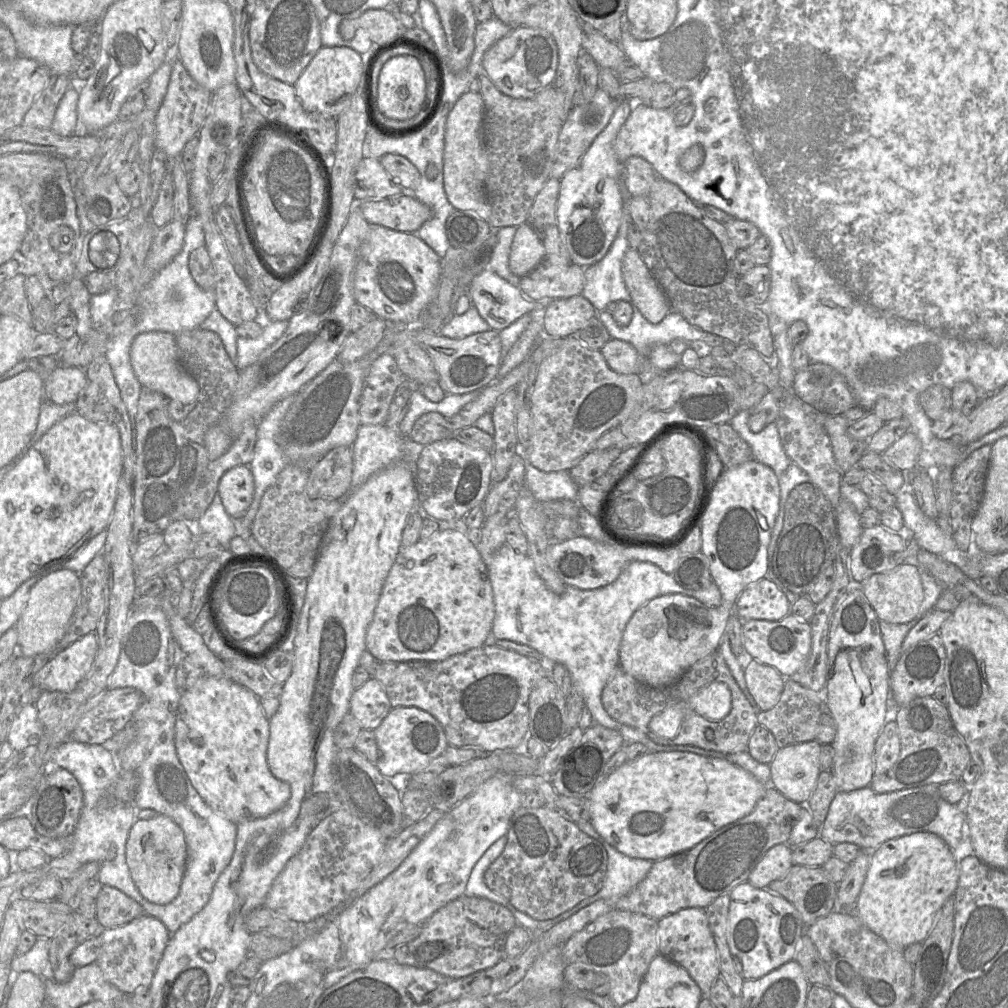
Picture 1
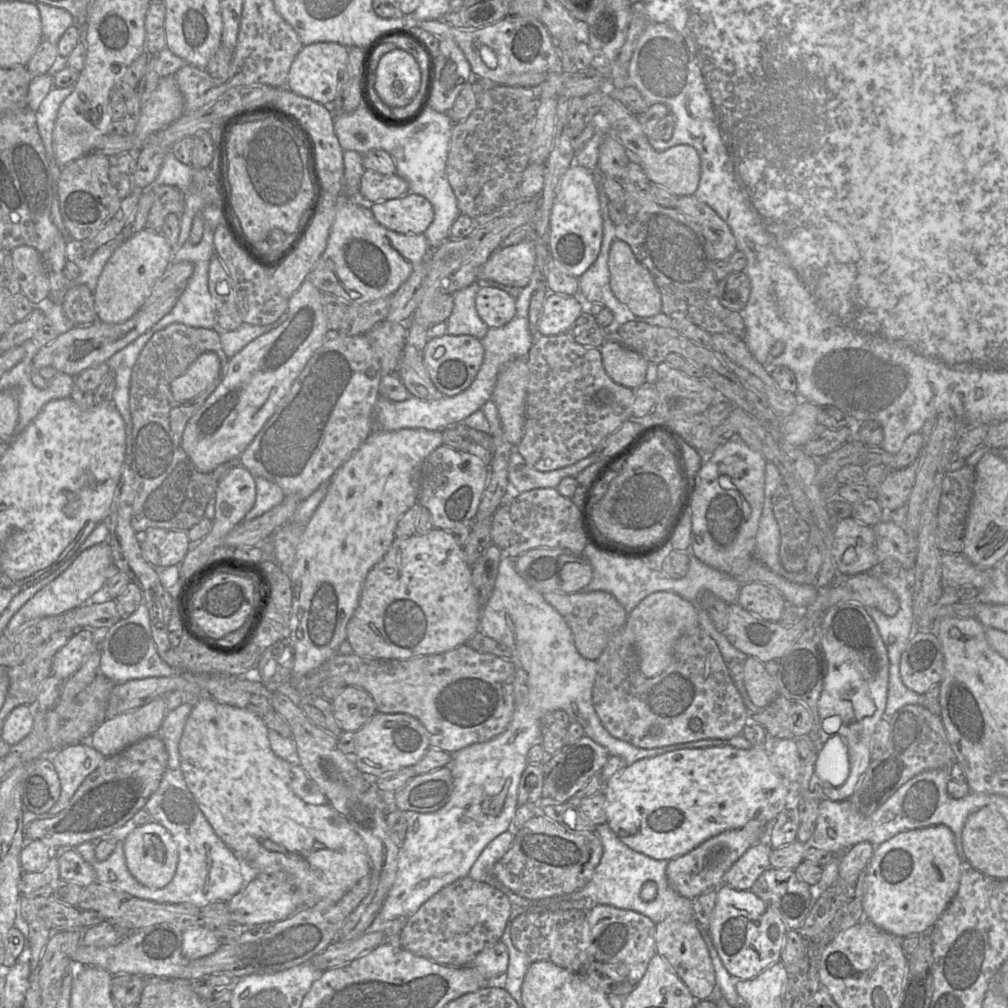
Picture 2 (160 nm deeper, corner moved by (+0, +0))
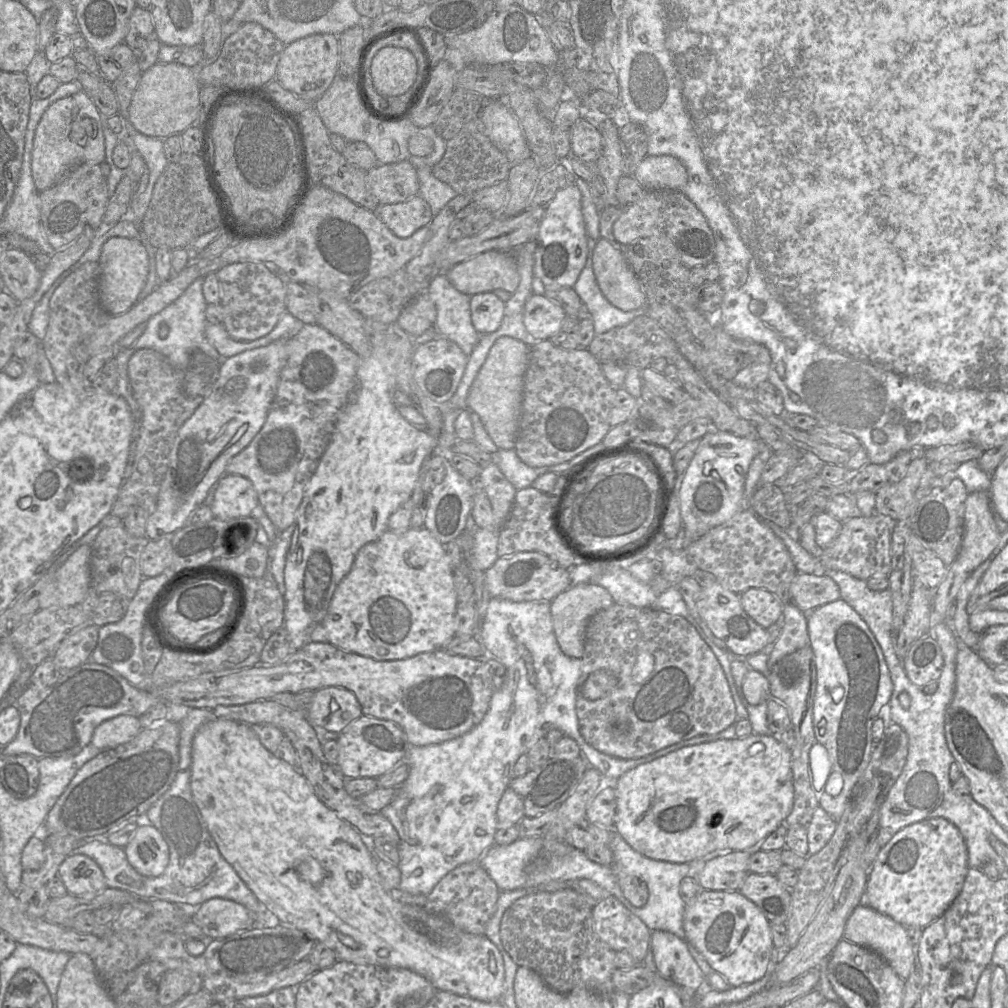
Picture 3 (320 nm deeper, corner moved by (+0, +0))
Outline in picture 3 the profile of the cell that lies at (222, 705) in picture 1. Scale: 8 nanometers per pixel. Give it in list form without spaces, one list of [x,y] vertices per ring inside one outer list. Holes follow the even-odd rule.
[[[218,717],[203,724],[193,739],[190,773],[192,796],[208,831],[215,840],[221,855],[234,868],[256,898],[278,918],[280,923],[291,925],[308,934],[316,943],[323,943],[332,949],[338,961],[357,965],[408,969],[428,980],[437,991],[451,992],[483,1002],[500,1001],[504,992],[504,962],[496,946],[485,935],[464,932],[441,916],[427,912],[423,907],[403,904],[394,899],[390,891],[384,888],[377,870],[376,859],[365,845],[361,834],[317,797],[298,768],[263,746],[254,726],[246,722]]]

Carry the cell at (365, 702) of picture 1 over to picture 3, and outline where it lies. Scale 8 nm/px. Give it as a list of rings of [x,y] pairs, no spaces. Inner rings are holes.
[[[328,686],[315,691],[306,711],[313,726],[340,733],[362,715],[355,694],[343,687]]]

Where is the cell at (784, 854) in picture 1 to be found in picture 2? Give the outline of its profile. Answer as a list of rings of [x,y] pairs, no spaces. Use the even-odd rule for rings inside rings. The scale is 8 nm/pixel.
[[[757,843],[750,847],[725,873],[724,885],[736,890],[750,890],[758,877],[771,868],[770,845]]]

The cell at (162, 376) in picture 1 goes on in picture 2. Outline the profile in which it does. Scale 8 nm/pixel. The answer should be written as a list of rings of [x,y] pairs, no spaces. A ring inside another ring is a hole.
[[[214,352],[201,354],[182,375],[170,385],[176,400],[192,399],[211,386],[220,372],[220,359]]]

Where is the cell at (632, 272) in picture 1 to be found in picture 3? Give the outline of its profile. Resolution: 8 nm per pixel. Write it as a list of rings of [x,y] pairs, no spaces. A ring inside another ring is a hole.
[[[603,237],[592,256],[593,271],[599,288],[615,307],[630,311],[646,305],[647,297],[620,249]]]

